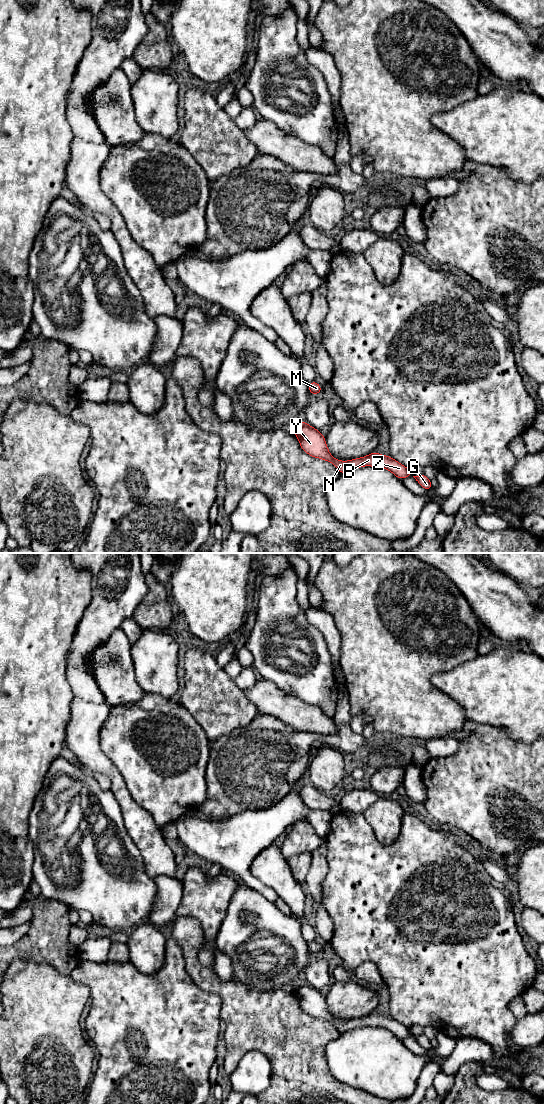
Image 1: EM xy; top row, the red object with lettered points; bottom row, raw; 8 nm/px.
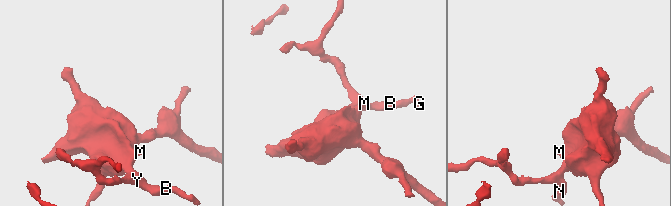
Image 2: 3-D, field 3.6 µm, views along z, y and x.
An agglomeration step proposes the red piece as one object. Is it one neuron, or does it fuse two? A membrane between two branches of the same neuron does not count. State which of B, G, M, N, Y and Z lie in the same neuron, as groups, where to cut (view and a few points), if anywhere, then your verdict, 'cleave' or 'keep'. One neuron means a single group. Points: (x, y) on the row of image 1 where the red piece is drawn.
groups B G N Y Z / M; cut xy (304, 422), (293, 430); cleave

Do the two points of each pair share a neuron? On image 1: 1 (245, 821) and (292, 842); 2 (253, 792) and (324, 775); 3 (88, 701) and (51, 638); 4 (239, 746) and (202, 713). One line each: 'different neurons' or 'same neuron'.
1: different neurons
2: different neurons
3: different neurons
4: different neurons

